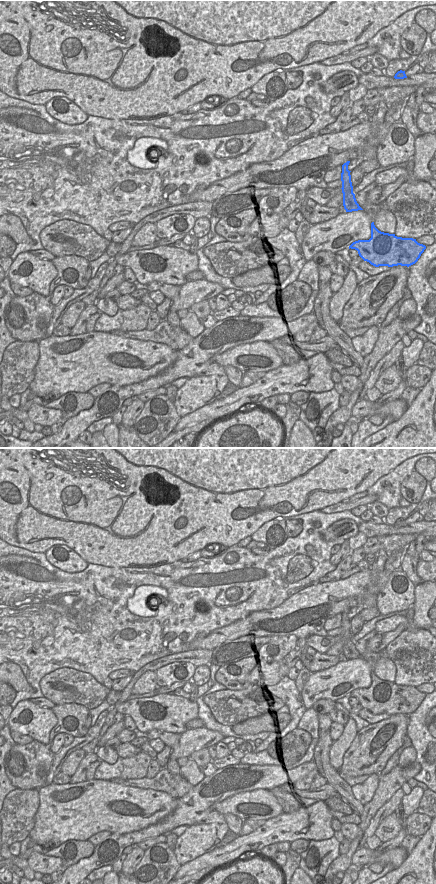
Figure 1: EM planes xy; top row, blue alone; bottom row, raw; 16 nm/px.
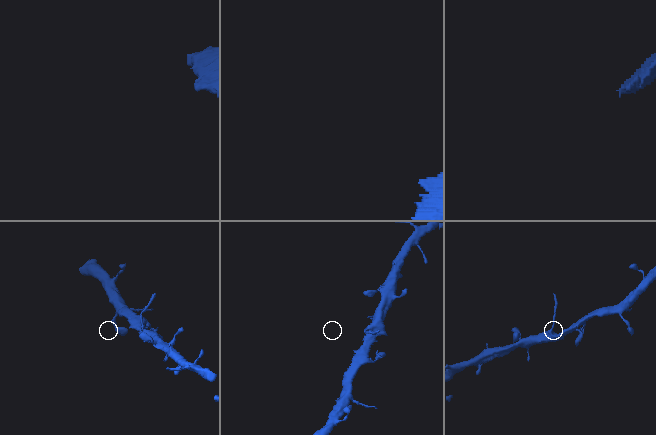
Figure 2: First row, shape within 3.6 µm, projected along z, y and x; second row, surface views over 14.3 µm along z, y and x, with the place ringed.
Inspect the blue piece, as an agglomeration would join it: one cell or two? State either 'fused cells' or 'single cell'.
fused cells

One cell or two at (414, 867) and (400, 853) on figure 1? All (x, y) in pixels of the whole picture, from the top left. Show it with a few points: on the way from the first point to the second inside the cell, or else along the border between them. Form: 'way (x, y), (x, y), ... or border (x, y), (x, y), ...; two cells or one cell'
border (408, 854), (394, 869); two cells

